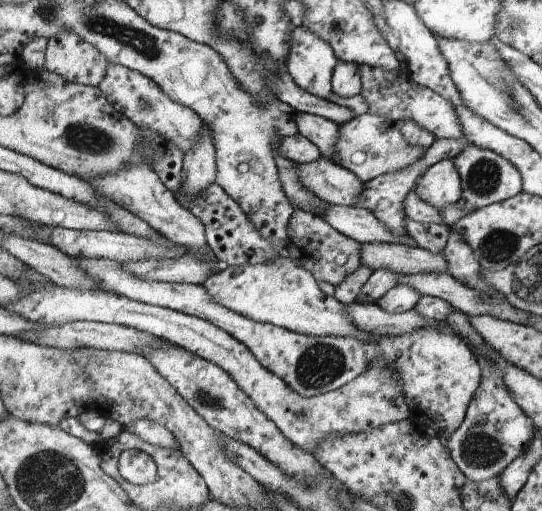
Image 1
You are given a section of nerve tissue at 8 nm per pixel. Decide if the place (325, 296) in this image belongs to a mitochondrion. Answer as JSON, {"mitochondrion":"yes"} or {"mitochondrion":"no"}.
{"mitochondrion":"no"}

